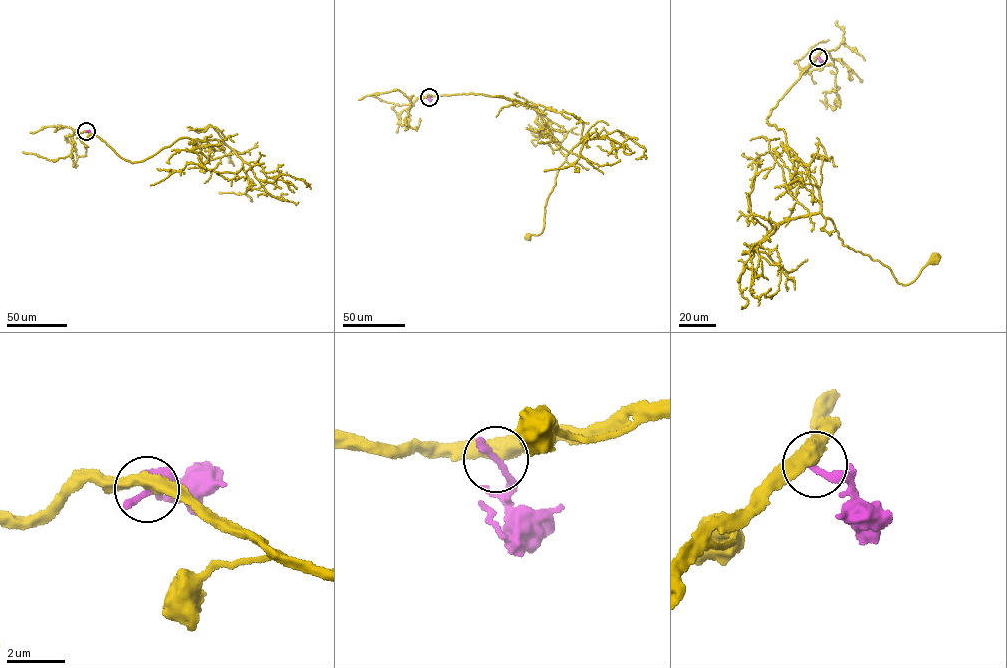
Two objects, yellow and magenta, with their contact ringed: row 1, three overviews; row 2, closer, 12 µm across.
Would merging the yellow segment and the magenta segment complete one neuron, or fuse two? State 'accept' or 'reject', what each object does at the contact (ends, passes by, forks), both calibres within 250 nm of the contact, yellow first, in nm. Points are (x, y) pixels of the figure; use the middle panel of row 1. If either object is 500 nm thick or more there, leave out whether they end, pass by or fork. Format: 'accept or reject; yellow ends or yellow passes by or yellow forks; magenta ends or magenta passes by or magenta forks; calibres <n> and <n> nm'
reject; yellow passes by; magenta ends; calibres 460 and 280 nm

